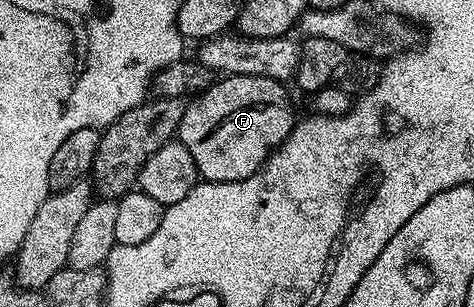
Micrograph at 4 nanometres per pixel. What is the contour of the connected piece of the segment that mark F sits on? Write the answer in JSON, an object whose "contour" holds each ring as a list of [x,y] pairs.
{"contour":[[[222,76],[213,86],[205,88],[187,103],[184,118],[178,127],[177,141],[183,144],[196,162],[196,170],[203,181],[236,182],[256,174],[263,162],[288,138],[294,128],[296,115],[279,81],[259,76]]]}

